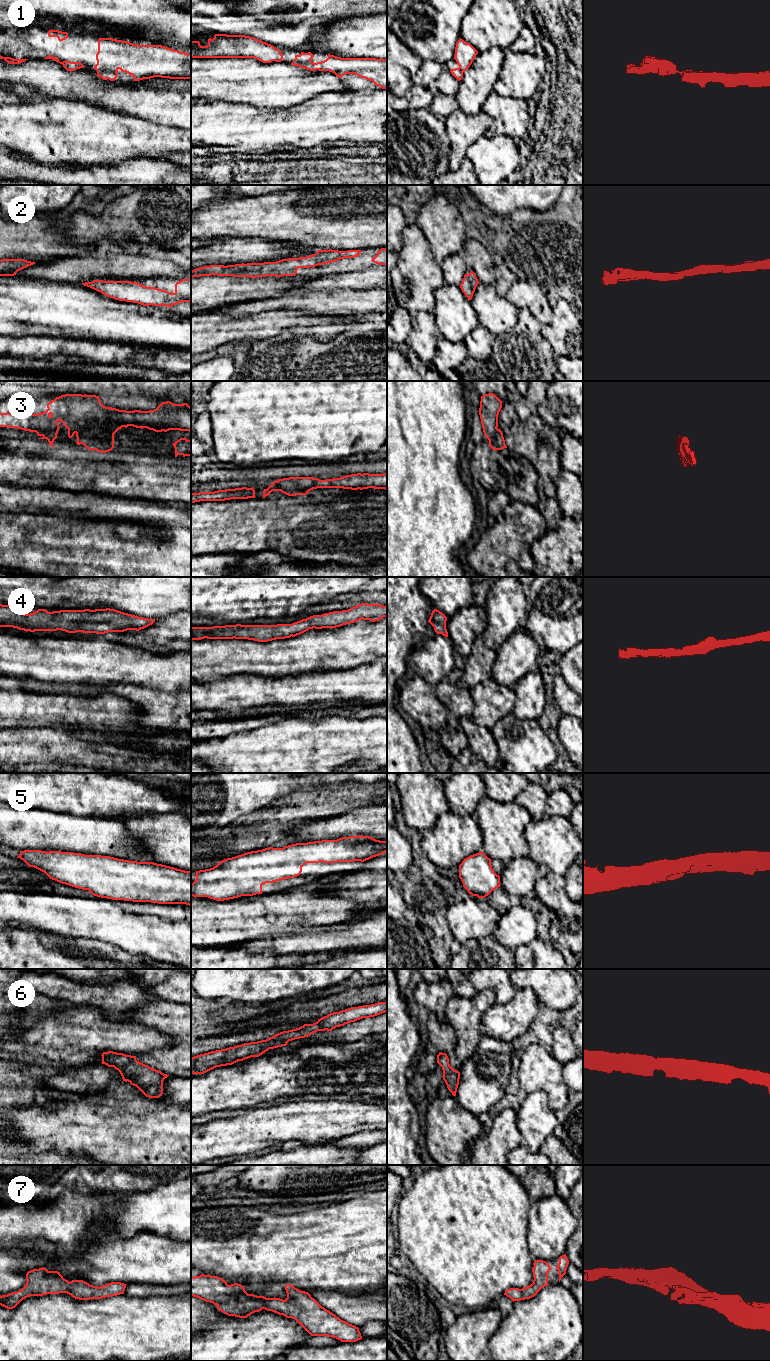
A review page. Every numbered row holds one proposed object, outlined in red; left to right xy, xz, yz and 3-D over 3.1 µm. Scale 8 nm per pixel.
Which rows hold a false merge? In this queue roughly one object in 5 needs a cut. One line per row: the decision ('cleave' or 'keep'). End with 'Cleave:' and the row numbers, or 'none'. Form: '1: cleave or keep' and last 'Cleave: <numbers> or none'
1: keep
2: keep
3: keep
4: keep
5: keep
6: keep
7: keep
Cleave: none

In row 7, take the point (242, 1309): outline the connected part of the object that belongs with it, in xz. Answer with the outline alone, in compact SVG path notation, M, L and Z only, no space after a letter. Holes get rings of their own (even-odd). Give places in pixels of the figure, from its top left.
M191 1276L191 1296L213 1303L228 1316L247 1318L262 1309L295 1319L311 1336L333 1337L341 1342L362 1339L359 1328L322 1307L308 1292L285 1285L287 1298L248 1294L238 1283L228 1285L218 1276Z

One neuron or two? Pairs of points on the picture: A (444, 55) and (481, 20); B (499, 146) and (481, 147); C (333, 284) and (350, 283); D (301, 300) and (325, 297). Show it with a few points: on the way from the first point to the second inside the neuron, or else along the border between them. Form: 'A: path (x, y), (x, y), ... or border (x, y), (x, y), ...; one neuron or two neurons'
A: border (466, 14), (461, 22), (460, 37); two neurons
B: path (495, 147), (485, 147); one neuron
C: path (337, 283), (346, 283); one neuron
D: path (307, 300), (319, 300); one neuron

